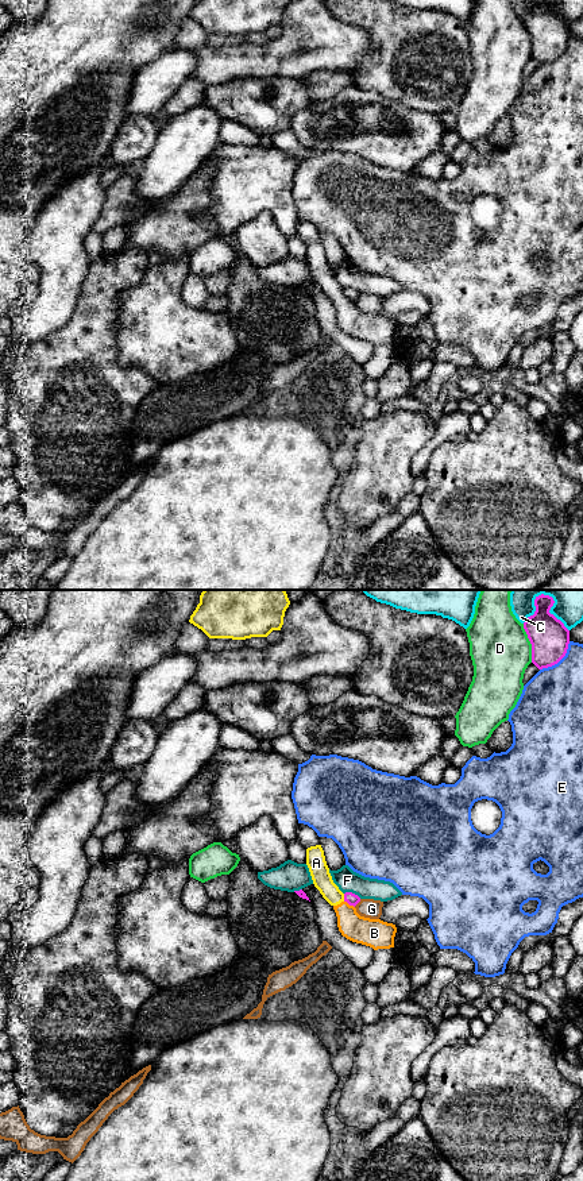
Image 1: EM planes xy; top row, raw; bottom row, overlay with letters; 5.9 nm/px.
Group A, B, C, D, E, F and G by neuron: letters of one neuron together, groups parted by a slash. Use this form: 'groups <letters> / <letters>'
groups A B / C / D G / E / F

